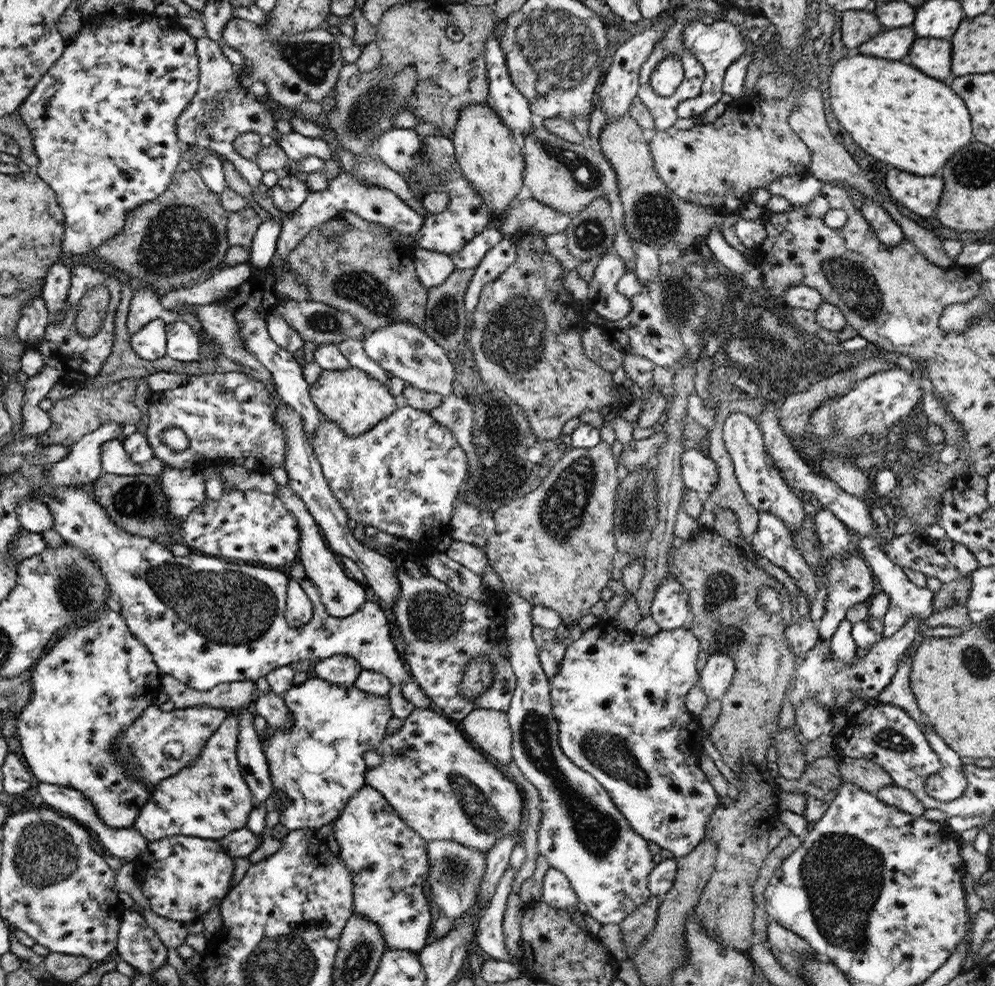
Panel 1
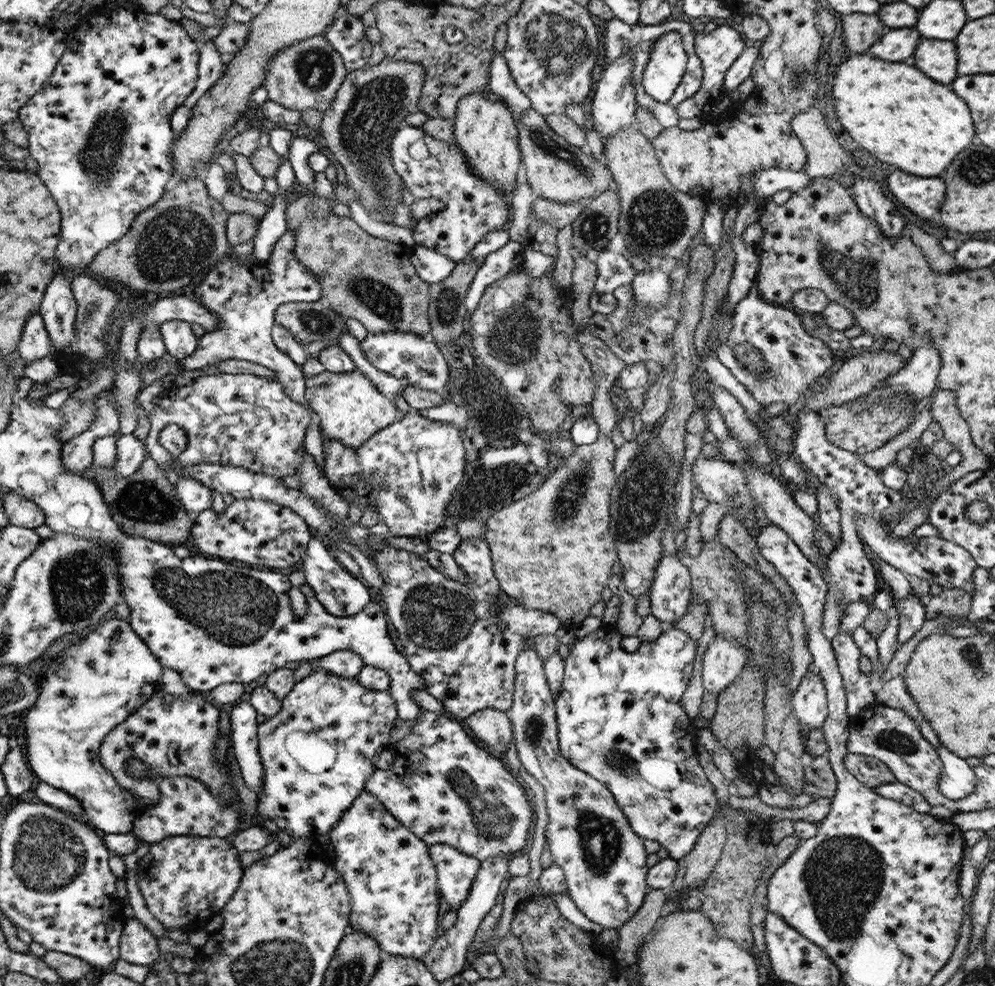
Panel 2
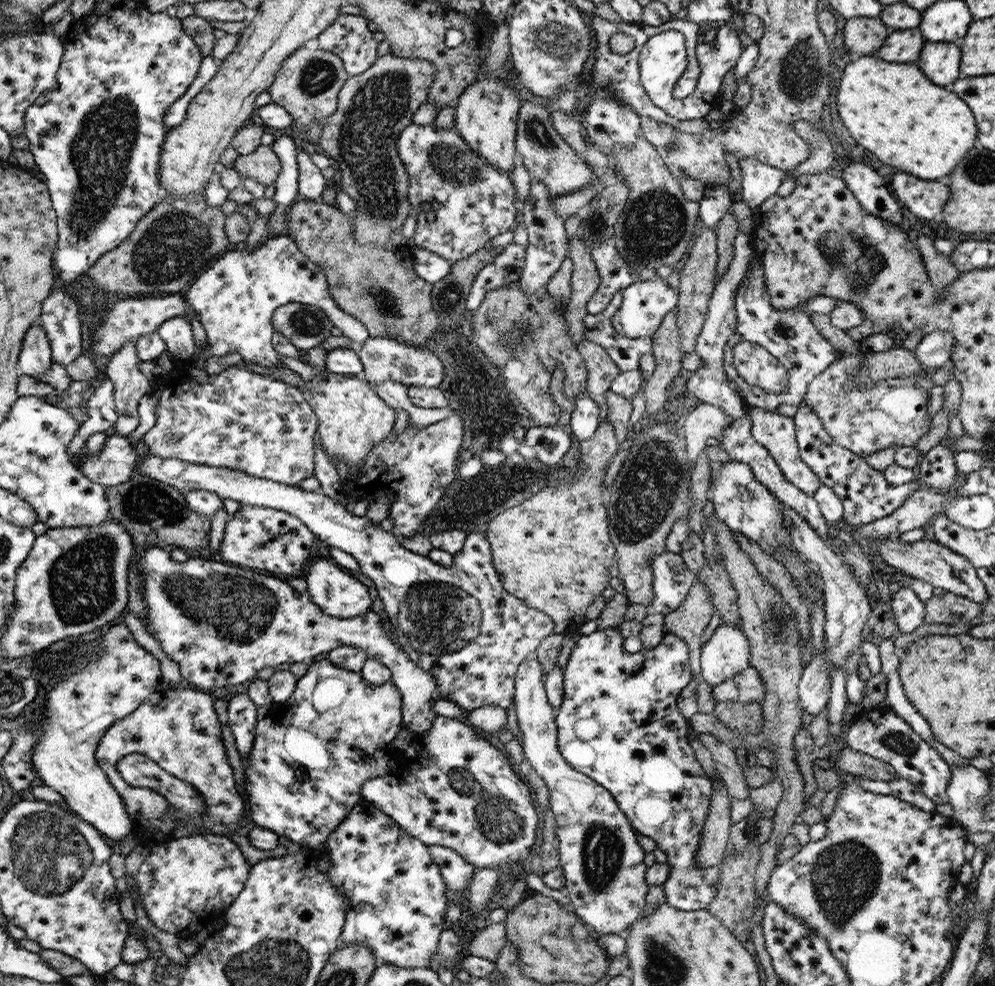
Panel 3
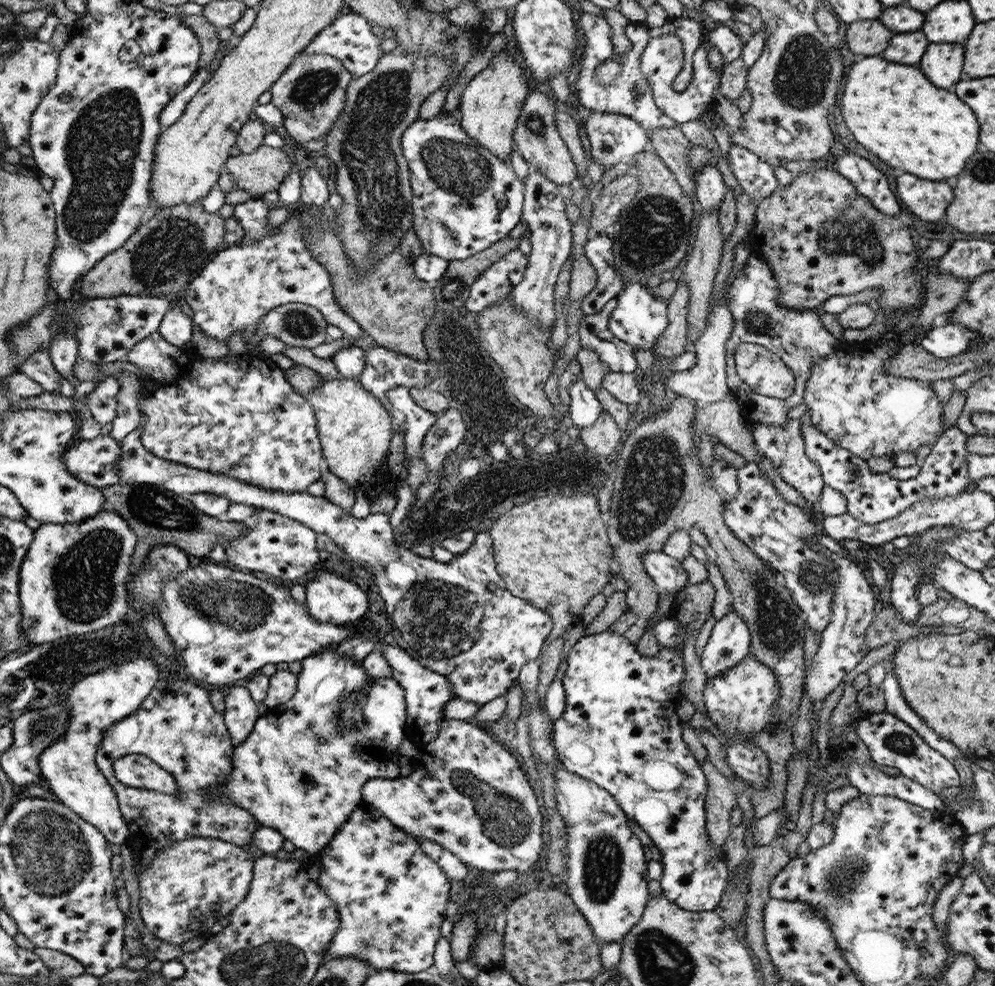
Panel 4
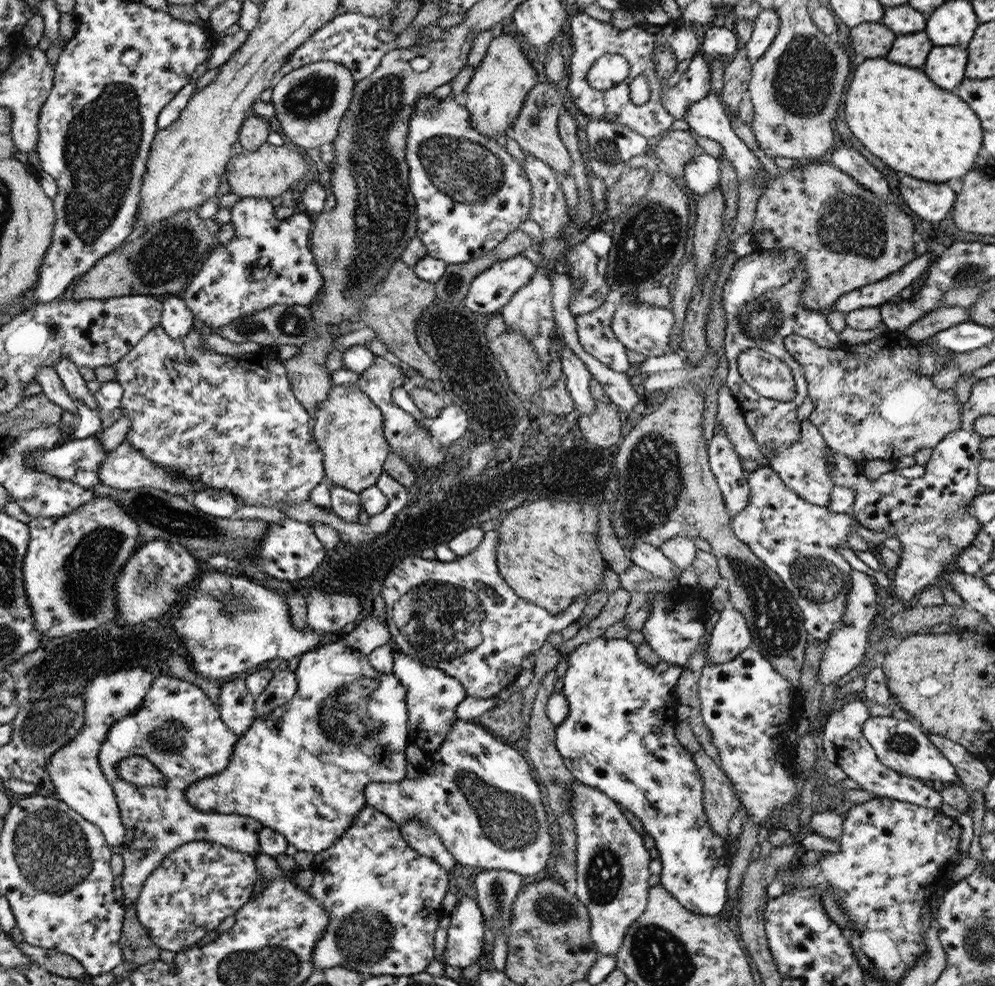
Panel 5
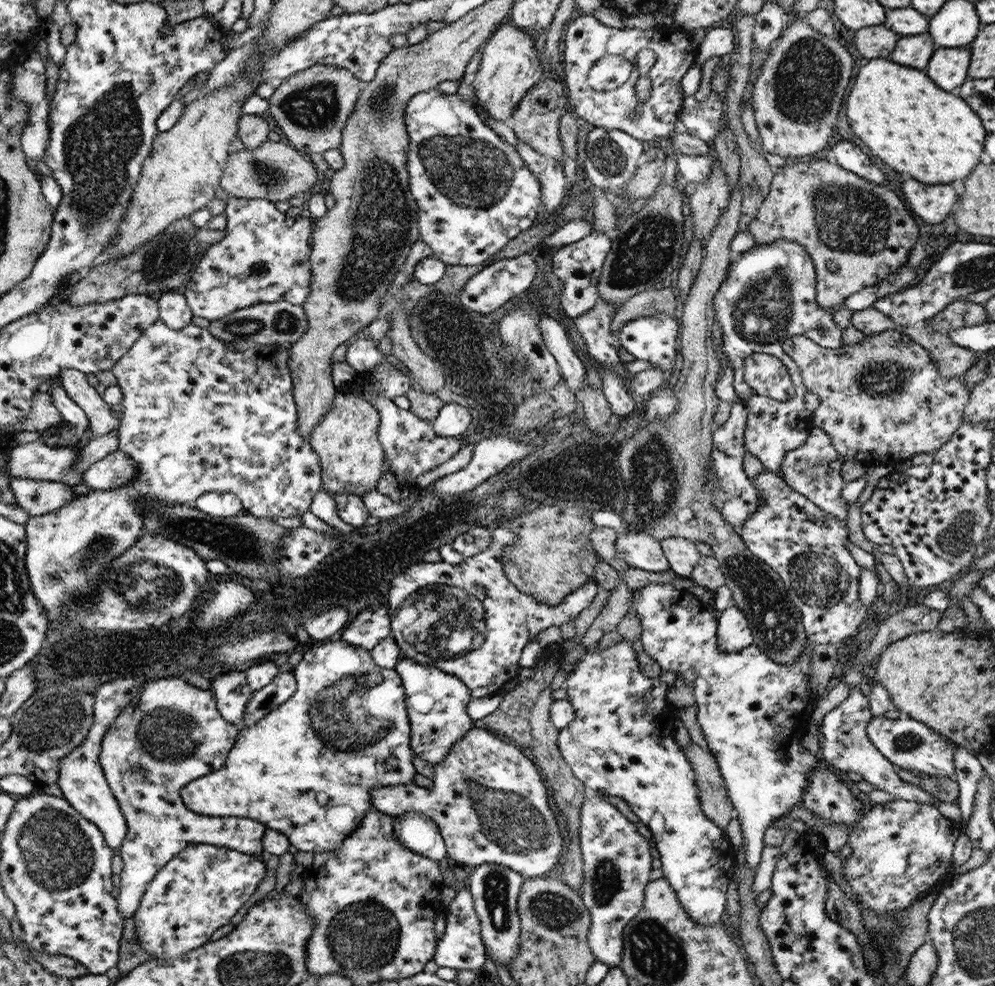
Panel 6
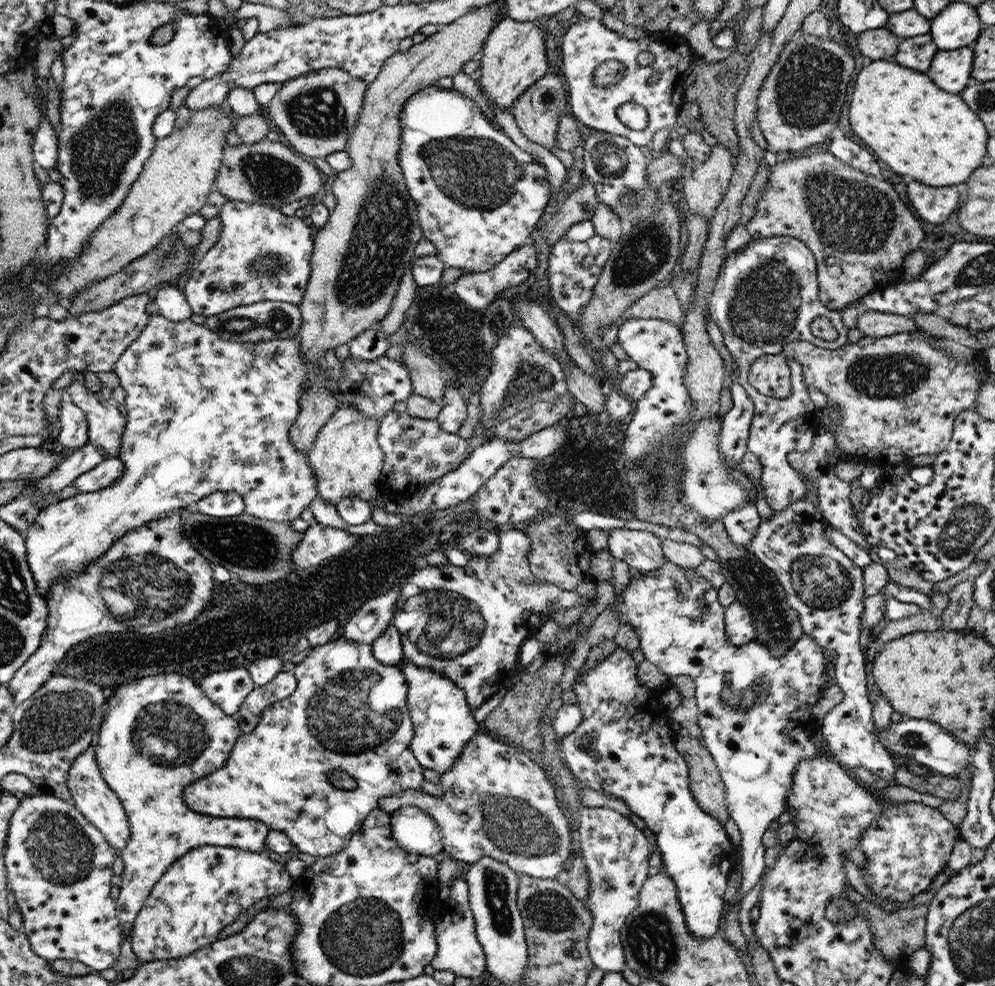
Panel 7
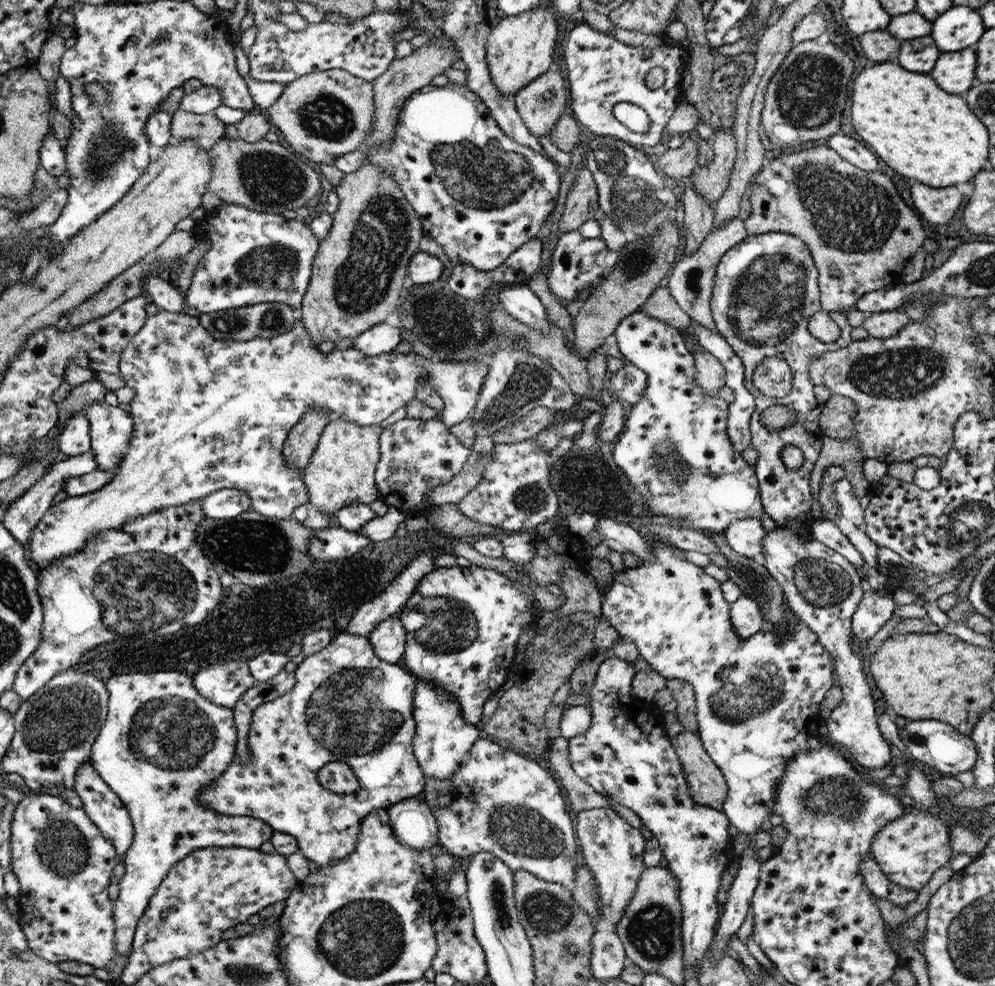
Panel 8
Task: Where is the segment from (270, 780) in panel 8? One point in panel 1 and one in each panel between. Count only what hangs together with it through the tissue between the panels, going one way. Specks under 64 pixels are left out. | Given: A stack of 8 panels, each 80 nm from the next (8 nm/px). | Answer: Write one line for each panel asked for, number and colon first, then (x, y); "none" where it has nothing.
1: (317, 765)
2: (318, 750)
3: (312, 753)
4: (300, 772)
5: (302, 769)
6: (308, 769)
7: (349, 712)

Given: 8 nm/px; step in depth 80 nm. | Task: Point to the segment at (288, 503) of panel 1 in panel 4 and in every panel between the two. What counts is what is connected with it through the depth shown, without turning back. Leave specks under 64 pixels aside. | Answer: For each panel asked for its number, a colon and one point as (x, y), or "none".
2: (342, 595)
3: (337, 594)
4: (332, 599)

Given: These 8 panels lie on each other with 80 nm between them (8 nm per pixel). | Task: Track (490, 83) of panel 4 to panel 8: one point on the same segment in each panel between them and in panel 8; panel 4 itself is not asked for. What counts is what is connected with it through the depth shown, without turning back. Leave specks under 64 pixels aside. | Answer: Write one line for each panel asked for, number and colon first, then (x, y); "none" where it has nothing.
5: (495, 95)
6: (510, 67)
7: (513, 57)
8: (520, 49)

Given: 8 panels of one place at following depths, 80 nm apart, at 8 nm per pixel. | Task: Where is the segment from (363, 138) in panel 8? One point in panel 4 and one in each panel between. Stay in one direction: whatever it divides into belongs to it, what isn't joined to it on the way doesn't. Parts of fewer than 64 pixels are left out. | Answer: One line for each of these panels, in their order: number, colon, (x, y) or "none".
4: (311, 93)
5: (310, 102)
6: (312, 107)
7: (316, 112)

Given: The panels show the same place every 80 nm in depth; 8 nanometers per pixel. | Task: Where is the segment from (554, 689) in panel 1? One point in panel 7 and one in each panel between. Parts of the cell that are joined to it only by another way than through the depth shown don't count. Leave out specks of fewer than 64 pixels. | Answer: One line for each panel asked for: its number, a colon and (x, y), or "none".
2: (619, 716)
3: (619, 723)
4: (620, 729)
5: (619, 736)
6: (621, 743)
7: (624, 747)

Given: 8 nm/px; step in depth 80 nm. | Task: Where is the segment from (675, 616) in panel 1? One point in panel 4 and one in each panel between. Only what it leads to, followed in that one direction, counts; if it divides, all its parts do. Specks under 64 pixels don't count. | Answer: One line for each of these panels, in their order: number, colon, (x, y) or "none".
2: (670, 593)
3: (672, 579)
4: (668, 575)

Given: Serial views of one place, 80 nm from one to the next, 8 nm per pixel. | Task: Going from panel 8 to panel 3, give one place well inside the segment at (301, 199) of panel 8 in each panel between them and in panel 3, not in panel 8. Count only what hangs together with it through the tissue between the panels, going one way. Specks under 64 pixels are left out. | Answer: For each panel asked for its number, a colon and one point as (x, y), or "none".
3: (264, 165)
4: (262, 171)
5: (270, 171)
6: (274, 171)
7: (269, 173)

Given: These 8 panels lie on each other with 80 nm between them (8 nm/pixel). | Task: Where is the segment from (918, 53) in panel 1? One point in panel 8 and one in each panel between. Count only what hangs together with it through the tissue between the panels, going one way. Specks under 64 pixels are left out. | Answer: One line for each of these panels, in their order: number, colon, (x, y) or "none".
2: (936, 58)
3: (940, 62)
4: (942, 63)
5: (945, 65)
6: (948, 67)
7: (950, 70)
8: (954, 71)

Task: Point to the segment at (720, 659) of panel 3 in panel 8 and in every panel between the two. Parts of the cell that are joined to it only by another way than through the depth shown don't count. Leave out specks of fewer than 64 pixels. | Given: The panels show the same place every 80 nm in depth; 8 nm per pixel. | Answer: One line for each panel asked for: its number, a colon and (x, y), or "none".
4: (730, 641)
5: (730, 636)
6: (734, 633)
7: (739, 625)
8: (745, 616)

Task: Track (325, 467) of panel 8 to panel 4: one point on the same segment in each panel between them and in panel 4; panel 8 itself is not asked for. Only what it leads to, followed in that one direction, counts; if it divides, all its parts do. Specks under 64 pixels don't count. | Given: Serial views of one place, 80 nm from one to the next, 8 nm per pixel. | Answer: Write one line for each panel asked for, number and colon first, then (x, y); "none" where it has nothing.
4: (355, 430)
5: (348, 427)
6: (352, 459)
7: (346, 457)

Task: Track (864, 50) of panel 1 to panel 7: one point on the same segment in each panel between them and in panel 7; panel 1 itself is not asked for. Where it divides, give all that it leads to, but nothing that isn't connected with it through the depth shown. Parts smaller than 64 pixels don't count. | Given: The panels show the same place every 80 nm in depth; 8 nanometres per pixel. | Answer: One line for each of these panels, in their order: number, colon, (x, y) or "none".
2: (898, 45)
3: (905, 46)
4: (904, 48)
5: (912, 49)
6: (914, 51)
7: (916, 53)

